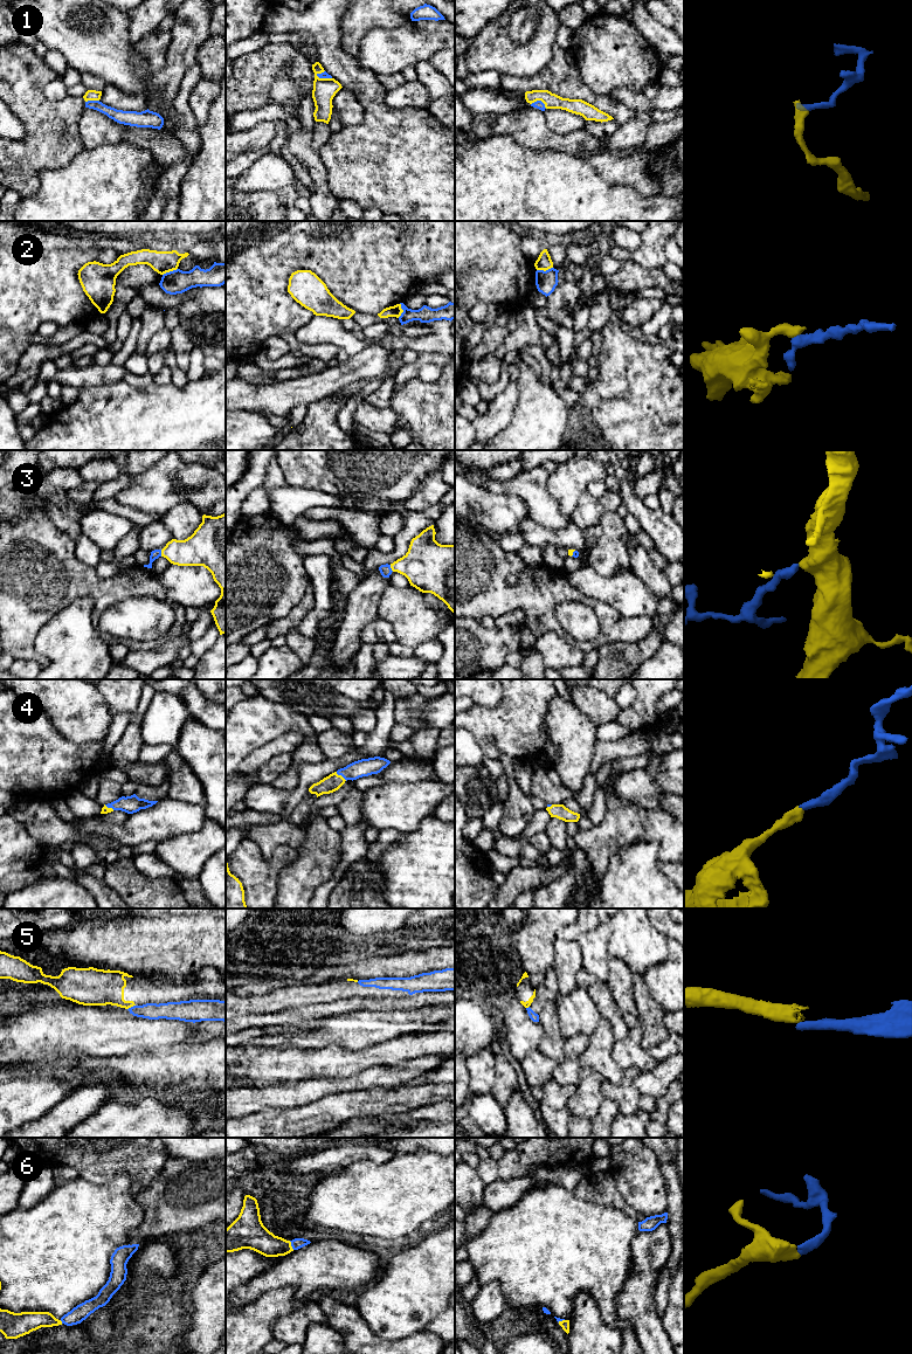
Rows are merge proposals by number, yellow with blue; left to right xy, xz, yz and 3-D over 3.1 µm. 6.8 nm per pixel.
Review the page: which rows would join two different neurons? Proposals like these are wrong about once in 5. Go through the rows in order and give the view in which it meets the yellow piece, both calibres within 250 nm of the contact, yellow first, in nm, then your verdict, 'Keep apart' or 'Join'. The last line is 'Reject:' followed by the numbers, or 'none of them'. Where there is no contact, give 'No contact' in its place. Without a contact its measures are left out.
1: Touches yellow in yz. Thickness 110 nm (yellow) against 60 nm. Keep apart
2: Touches yellow in yz. Thickness 110 nm (yellow) against 140 nm. Keep apart
3: Touches yellow in xy. Thickness 220 nm (yellow) against 60 nm. Join
4: Touches yellow in xz. Thickness 120 nm (yellow) against 120 nm. Join
5: Touches yellow in xy. Thickness 240 nm (yellow) against 110 nm. Keep apart
6: Touches yellow in xz. Thickness 190 nm (yellow) against 80 nm. Join
Reject: 1, 2, 5

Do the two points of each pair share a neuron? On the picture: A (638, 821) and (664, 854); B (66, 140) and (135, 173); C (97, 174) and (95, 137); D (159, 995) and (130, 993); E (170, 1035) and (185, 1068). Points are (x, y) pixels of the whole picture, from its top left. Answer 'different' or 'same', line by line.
A: same
B: different
C: different
D: same
E: different

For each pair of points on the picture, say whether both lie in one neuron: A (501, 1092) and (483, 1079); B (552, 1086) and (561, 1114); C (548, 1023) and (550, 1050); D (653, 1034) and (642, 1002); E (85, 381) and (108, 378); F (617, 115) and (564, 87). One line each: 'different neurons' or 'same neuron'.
A: different neurons
B: same neuron
C: same neuron
D: same neuron
E: same neuron
F: same neuron

